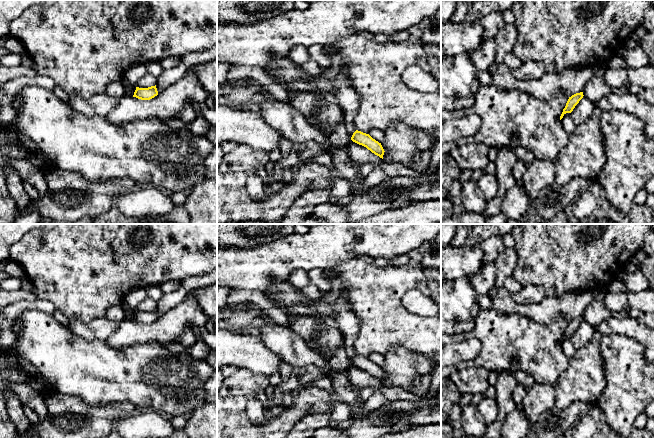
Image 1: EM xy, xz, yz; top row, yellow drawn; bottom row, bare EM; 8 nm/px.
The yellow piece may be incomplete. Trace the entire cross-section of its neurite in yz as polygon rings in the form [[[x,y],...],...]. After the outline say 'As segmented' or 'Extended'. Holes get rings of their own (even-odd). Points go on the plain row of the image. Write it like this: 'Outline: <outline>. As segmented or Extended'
Outline: [[[583,316],[580,317],[576,317],[574,319],[572,319],[571,321],[569,321],[565,332],[563,333],[563,336],[560,340],[560,344],[563,342],[563,340],[566,337],[571,337],[573,335],[573,333],[575,332],[575,330],[579,327],[579,325],[583,322]]]. As segmented

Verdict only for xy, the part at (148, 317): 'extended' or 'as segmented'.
as segmented

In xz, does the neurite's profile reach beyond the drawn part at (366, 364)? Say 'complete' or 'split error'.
complete

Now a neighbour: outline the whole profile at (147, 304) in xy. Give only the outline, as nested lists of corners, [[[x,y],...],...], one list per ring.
[[[146,296],[137,306],[136,310],[139,312],[148,312],[157,309],[157,302]]]

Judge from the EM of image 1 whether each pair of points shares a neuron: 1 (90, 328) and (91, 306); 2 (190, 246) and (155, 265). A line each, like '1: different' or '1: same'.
1: different
2: same

